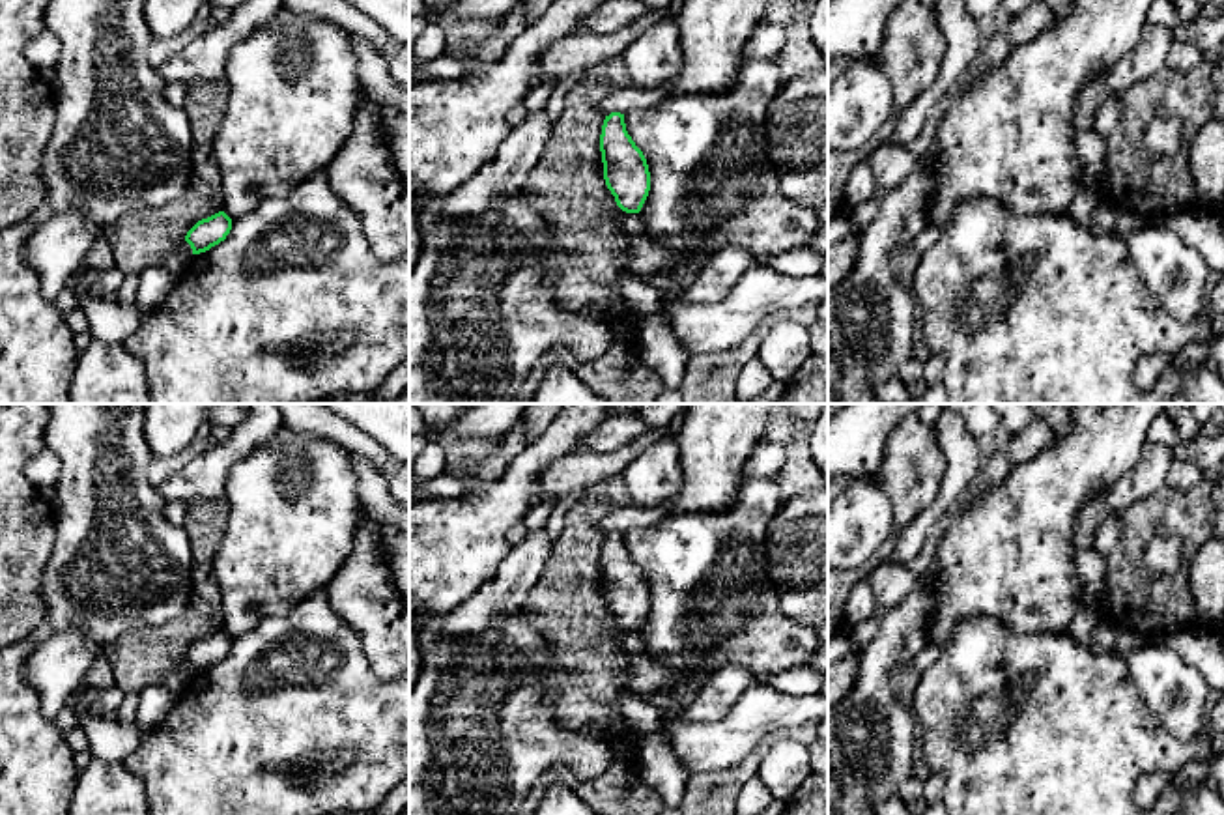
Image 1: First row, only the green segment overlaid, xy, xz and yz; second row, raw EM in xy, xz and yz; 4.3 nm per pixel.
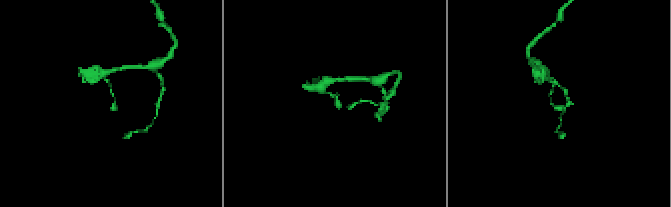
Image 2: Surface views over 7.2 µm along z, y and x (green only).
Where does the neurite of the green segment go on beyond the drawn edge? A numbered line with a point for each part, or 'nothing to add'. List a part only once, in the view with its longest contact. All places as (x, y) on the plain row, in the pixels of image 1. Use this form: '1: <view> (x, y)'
nothing to add

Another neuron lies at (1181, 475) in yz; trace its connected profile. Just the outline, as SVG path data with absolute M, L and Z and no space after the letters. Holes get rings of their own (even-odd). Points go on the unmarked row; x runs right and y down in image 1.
M1174 460L1168 471L1166 486L1187 490L1202 480L1203 480L1203 471L1196 464L1185 460Z

